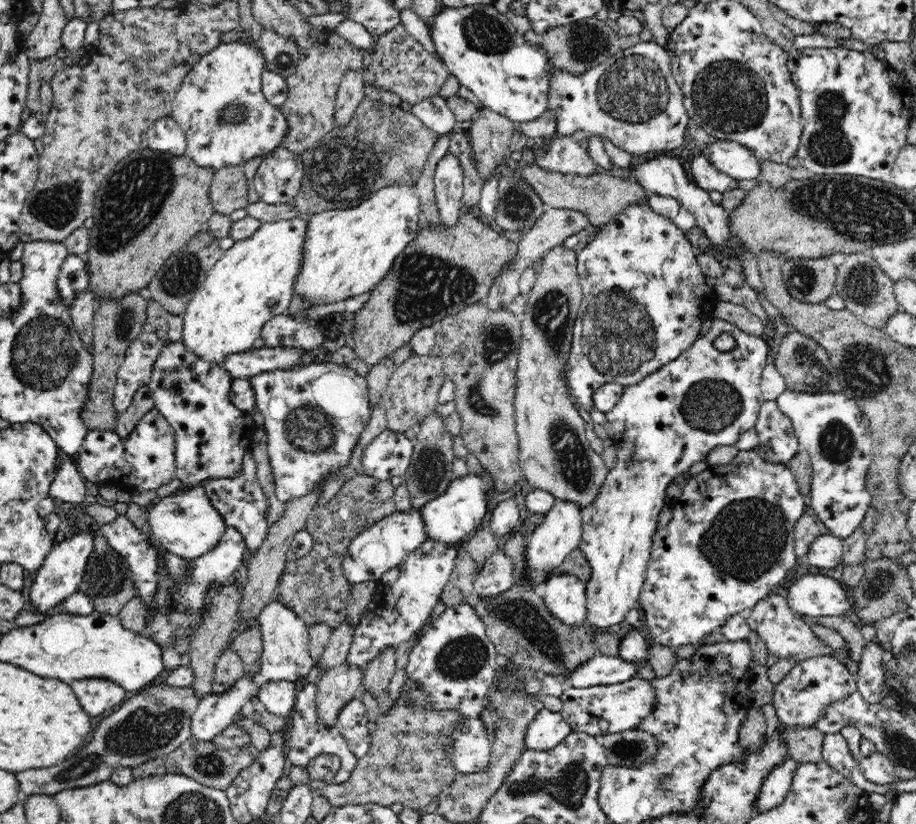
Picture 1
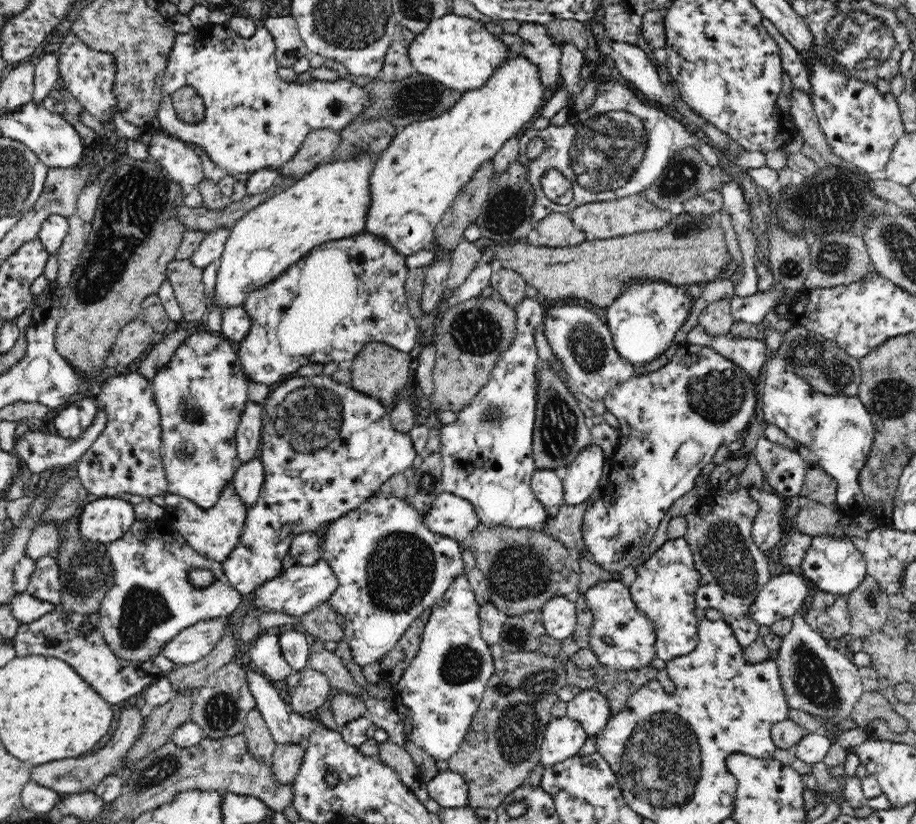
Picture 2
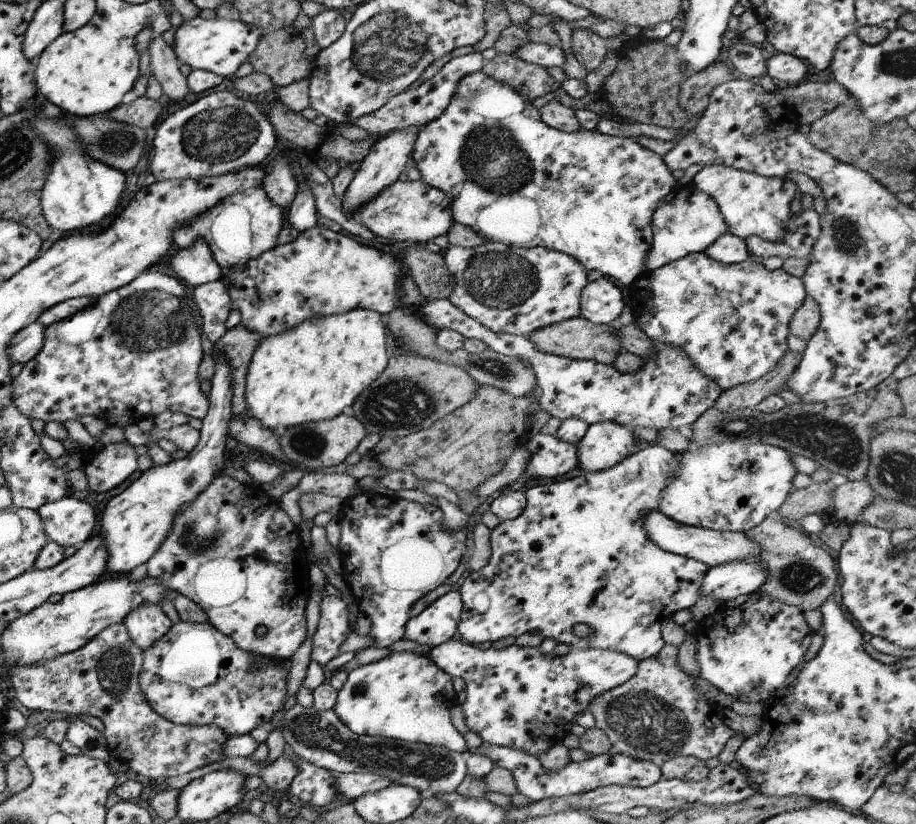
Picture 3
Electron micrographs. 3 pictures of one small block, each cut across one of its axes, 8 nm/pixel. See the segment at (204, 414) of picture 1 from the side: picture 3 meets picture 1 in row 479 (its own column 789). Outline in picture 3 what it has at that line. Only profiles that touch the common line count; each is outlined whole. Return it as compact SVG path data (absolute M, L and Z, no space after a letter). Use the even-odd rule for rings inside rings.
M706 165L693 176L692 182L697 190L716 202L729 233L743 239L755 235L761 240L781 242L785 234L781 230L785 230L783 226L789 218L789 204L798 191L789 178L769 178L725 165Z

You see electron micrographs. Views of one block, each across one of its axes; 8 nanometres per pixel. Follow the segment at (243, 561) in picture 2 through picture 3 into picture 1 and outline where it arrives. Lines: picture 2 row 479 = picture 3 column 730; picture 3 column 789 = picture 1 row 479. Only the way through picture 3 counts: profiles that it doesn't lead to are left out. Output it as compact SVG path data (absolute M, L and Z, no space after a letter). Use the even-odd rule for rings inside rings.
M331 361L311 363L294 370L271 370L244 378L254 390L255 406L264 418L263 428L268 437L268 454L274 471L275 493L286 502L306 494L324 475L334 478L349 460L350 453L369 421L367 380L352 366Z

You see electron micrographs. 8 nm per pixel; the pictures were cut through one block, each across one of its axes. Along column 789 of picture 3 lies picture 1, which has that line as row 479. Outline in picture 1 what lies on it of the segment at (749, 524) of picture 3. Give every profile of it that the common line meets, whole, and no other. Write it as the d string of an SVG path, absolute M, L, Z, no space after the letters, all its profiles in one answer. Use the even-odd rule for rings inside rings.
M487 472L480 476L469 474L452 480L448 490L442 496L434 498L417 509L424 523L426 541L442 542L450 546L461 545L463 539L468 534L472 534L478 528L476 526L482 524L486 516L486 499L488 494L494 491L493 479Z

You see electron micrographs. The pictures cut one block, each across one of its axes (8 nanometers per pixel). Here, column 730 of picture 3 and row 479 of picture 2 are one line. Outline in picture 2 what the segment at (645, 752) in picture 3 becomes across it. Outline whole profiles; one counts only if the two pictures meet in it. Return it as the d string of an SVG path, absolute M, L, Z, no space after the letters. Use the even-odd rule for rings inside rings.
M738 477L729 478L729 481L722 486L723 494L709 491L702 498L699 498L696 506L685 516L688 521L688 528L684 537L693 550L694 562L701 574L702 582L700 582L698 594L696 594L696 607L720 611L723 615L723 621L734 632L740 647L747 648L758 638L761 627L758 622L750 617L750 610L756 602L758 594L761 594L762 588L770 582L773 576L767 554L758 549L758 546L752 541L752 535L750 535L752 522L754 522L759 511L759 504L754 499L750 499L748 488L738 490L736 482L738 482Z

